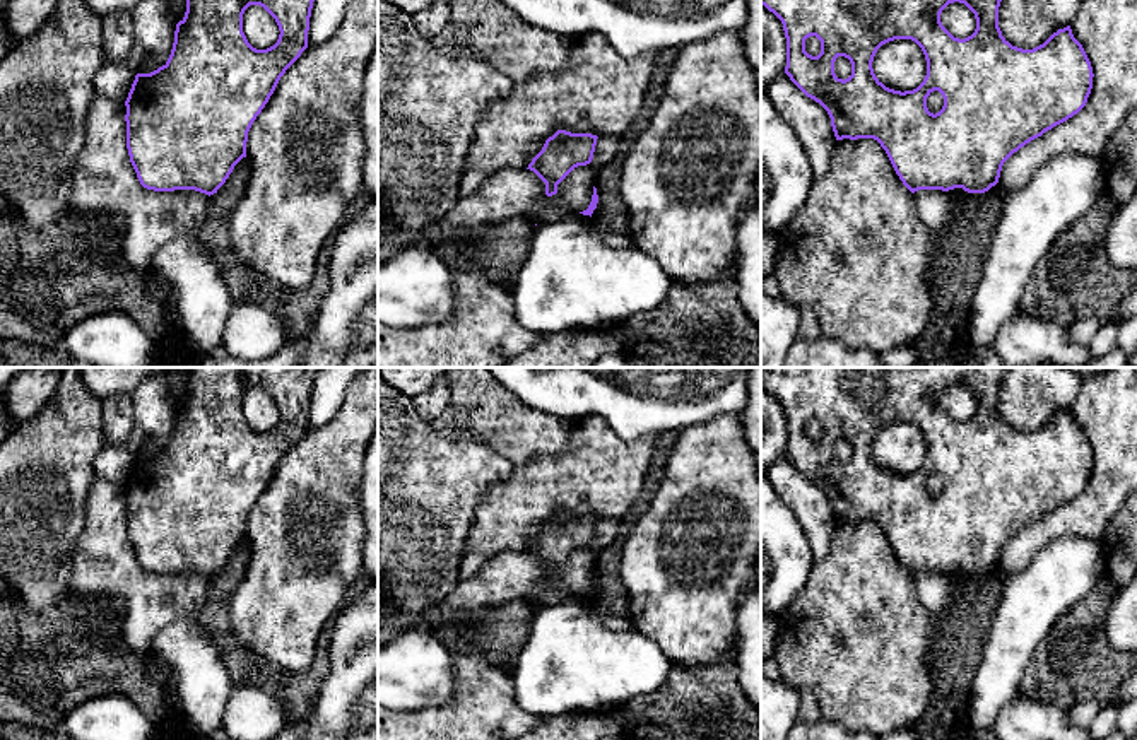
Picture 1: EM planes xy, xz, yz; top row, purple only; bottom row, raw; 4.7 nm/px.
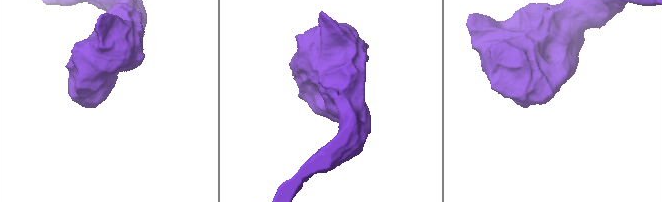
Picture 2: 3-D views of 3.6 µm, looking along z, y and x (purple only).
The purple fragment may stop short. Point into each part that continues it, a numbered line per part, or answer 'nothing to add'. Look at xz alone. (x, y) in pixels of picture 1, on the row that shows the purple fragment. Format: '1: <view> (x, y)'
nothing to add

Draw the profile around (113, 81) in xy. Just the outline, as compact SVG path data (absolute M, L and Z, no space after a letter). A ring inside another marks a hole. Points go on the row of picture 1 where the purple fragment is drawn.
M104 62L94 77L94 92L125 103L135 73L125 63Z

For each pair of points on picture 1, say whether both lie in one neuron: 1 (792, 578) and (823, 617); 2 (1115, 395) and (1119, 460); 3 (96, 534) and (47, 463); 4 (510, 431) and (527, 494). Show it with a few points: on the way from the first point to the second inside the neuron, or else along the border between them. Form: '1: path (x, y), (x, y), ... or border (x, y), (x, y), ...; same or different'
1: border (816, 563), (804, 590), (778, 617); different
2: path (1119, 411), (1119, 445); same
3: border (94, 479), (89, 489), (86, 522), (70, 556); different
4: border (558, 453), (534, 457), (515, 467); different

